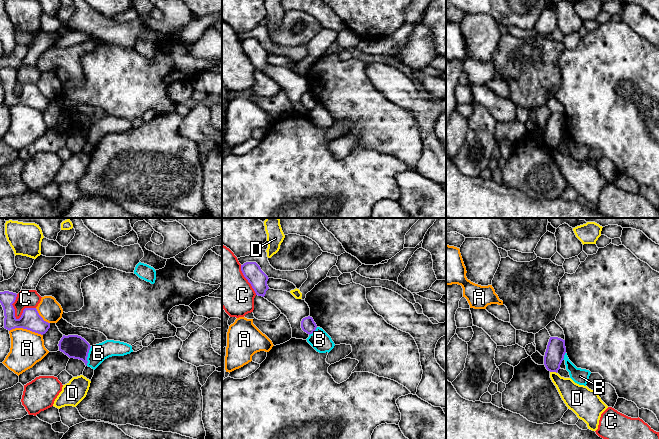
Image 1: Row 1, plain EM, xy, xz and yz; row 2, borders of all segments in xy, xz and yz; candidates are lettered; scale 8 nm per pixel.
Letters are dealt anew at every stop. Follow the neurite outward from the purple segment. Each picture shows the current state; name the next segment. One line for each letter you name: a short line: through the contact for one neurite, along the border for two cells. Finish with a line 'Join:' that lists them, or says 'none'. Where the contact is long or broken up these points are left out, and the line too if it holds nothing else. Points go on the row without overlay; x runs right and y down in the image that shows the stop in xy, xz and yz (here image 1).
Join: none

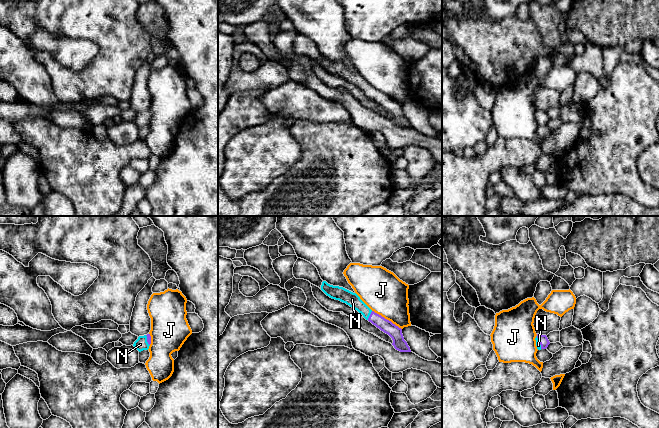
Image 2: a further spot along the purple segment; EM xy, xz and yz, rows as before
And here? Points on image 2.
N: Line: xz (386, 102), (370, 91), (352, 75)
Join: N

